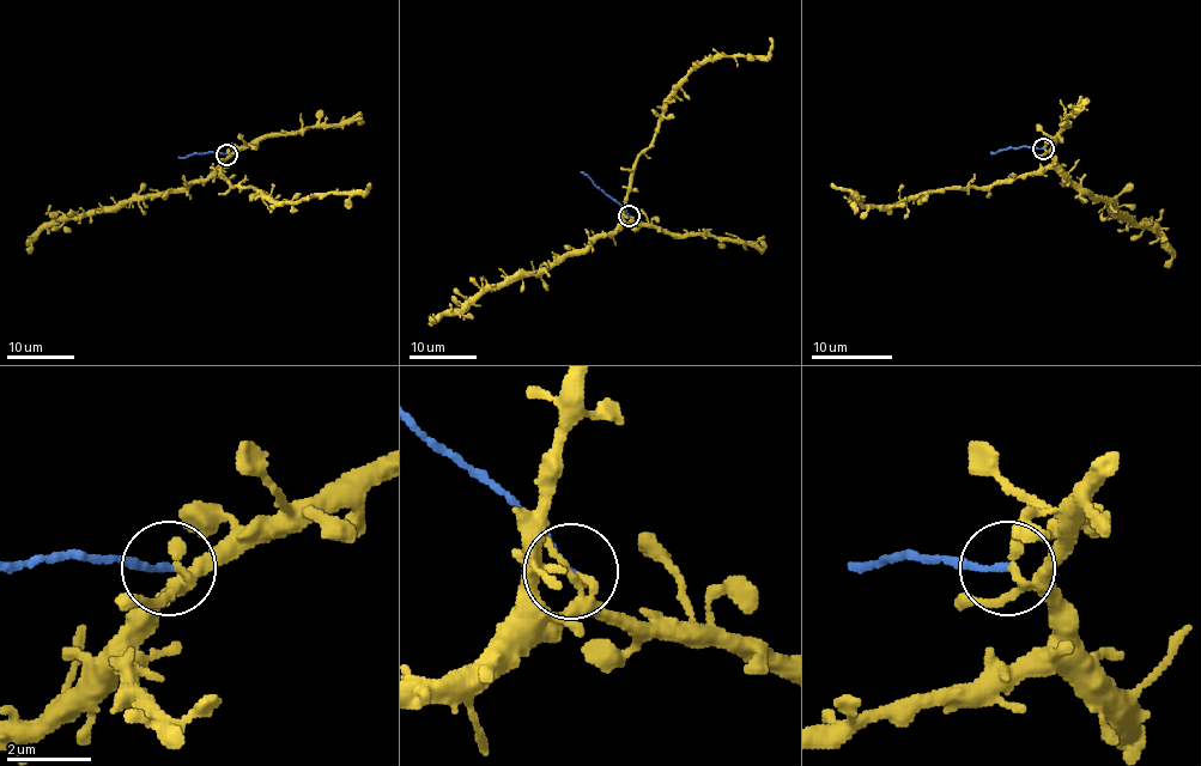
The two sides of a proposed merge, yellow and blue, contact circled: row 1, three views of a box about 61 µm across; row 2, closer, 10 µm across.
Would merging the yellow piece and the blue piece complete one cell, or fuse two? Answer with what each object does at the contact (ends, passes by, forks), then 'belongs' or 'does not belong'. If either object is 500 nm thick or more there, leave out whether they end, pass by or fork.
yellow passes by; blue ends; does not belong

